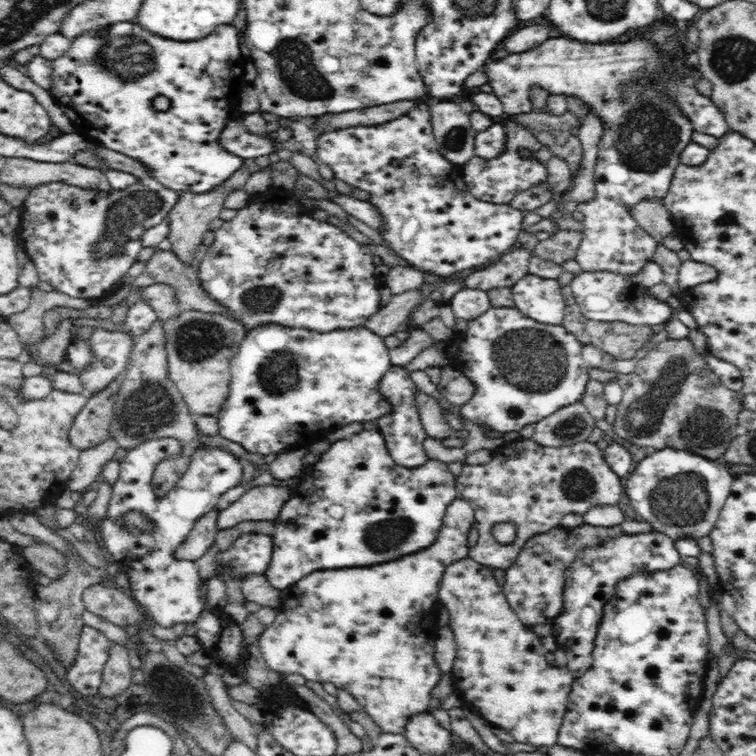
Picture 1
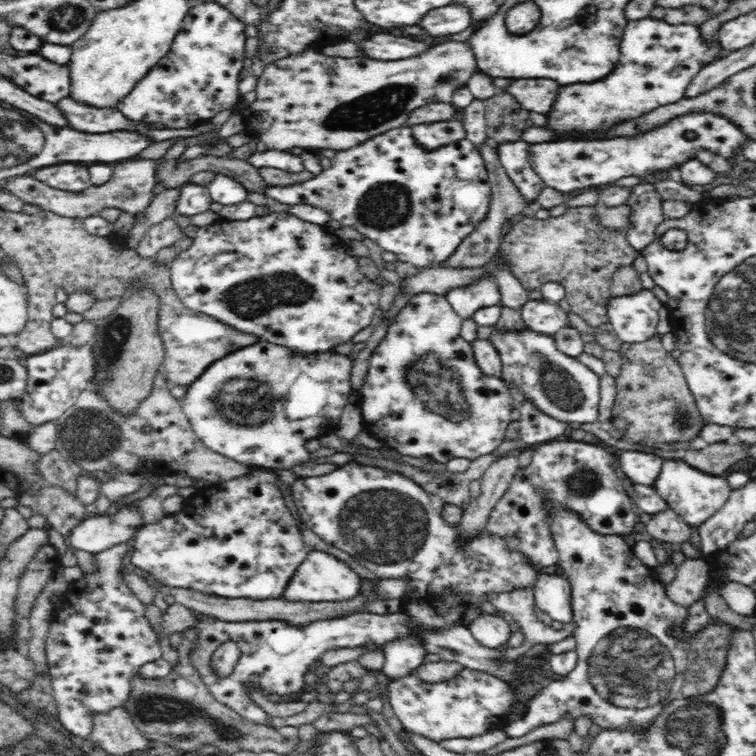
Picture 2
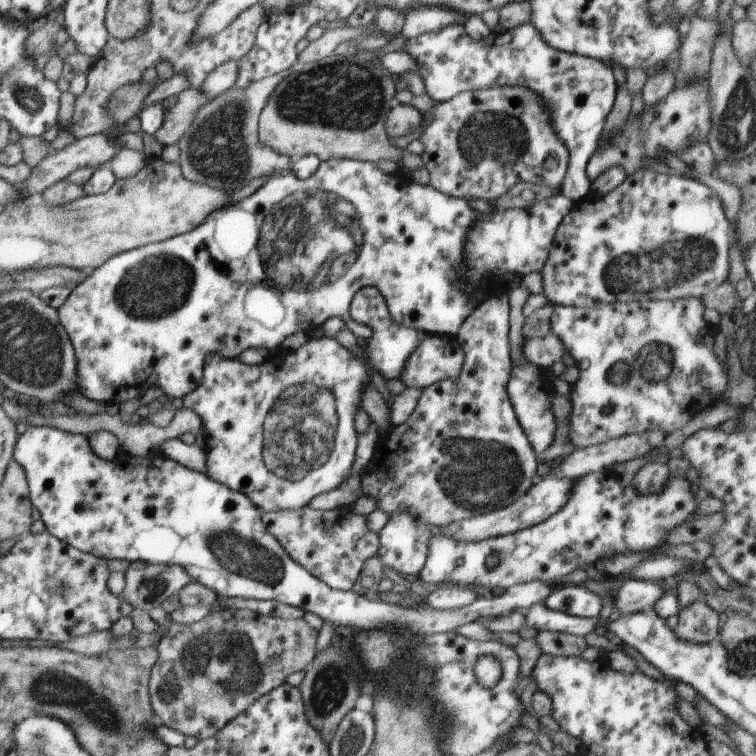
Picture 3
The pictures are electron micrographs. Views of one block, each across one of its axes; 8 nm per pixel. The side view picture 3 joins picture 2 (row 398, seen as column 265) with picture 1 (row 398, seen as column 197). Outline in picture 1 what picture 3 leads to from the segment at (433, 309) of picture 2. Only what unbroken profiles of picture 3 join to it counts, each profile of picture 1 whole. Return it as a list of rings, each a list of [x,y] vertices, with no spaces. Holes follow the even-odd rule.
[[[390,366],[389,372],[386,372],[385,378],[380,383],[380,393],[390,401],[392,412],[386,416],[380,416],[375,425],[376,430],[380,431],[387,446],[390,456],[395,464],[404,468],[416,468],[426,464],[428,454],[424,451],[423,442],[427,437],[424,425],[419,417],[418,409],[414,404],[414,395],[420,391],[414,382],[412,382],[405,367]]]

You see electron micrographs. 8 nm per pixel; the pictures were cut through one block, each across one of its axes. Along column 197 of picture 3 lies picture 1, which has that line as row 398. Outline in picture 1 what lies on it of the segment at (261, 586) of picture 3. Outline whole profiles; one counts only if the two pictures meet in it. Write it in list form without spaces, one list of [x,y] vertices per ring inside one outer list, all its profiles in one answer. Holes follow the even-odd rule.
[[[491,306],[480,316],[469,320],[465,333],[457,333],[454,341],[457,346],[454,360],[460,360],[462,364],[472,362],[472,376],[469,378],[475,391],[472,398],[460,407],[460,414],[474,424],[485,424],[487,428],[504,434],[518,433],[526,424],[534,425],[559,408],[583,400],[586,384],[590,380],[589,368],[581,358],[583,344],[562,325],[536,322],[516,307]]]

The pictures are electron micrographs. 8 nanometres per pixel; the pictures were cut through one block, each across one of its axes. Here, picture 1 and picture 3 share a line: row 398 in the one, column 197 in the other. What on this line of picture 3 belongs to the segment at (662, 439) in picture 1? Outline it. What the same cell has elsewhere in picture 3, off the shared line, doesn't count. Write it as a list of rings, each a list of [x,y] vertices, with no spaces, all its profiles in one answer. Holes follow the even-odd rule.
[[[162,607],[152,608],[152,610],[149,610],[149,615],[159,626],[168,625],[165,637],[162,636],[159,640],[159,645],[155,646],[158,651],[158,658],[155,665],[151,668],[151,677],[149,678],[149,701],[151,702],[153,714],[167,727],[177,730],[184,736],[196,736],[199,740],[216,734],[226,723],[243,713],[253,702],[256,702],[261,696],[268,694],[271,690],[284,683],[288,675],[299,670],[305,670],[316,654],[315,648],[318,642],[318,633],[304,619],[276,618],[246,609],[236,610],[235,608],[214,609],[201,621],[192,624],[175,623]]]

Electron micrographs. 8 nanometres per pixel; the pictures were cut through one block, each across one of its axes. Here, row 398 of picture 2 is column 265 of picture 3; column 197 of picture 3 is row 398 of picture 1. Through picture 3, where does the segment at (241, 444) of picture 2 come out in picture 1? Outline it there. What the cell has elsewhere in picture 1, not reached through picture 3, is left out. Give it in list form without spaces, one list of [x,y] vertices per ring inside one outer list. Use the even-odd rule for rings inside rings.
[[[268,323],[247,330],[237,349],[230,359],[230,392],[216,418],[220,436],[238,442],[248,452],[277,455],[284,450],[282,438],[286,434],[336,430],[351,422],[365,422],[369,426],[371,421],[392,412],[390,401],[378,389],[392,366],[389,348],[384,337],[364,326],[316,332]]]

